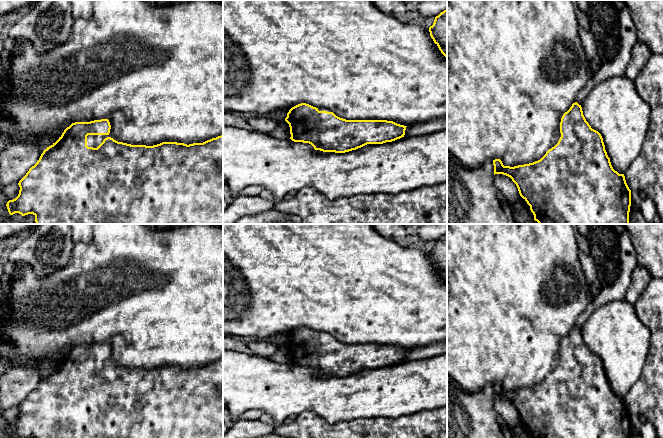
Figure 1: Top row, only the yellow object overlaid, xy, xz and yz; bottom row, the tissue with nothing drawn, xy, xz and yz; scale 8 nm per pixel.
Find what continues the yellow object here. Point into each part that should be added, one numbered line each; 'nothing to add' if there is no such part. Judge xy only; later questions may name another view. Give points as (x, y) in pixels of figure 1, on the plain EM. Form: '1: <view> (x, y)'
1: xy (94, 365)

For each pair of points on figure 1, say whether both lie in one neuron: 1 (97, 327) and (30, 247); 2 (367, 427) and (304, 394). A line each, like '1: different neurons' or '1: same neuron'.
1: different neurons
2: different neurons

